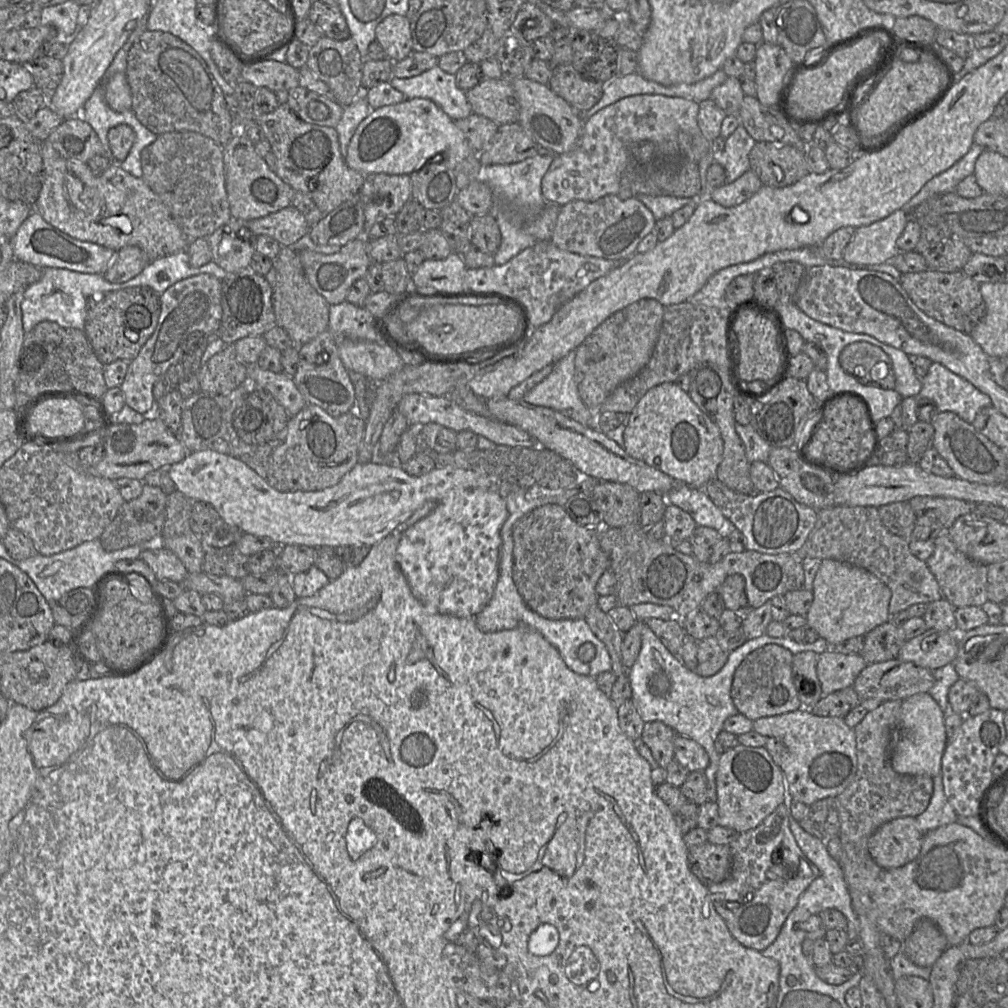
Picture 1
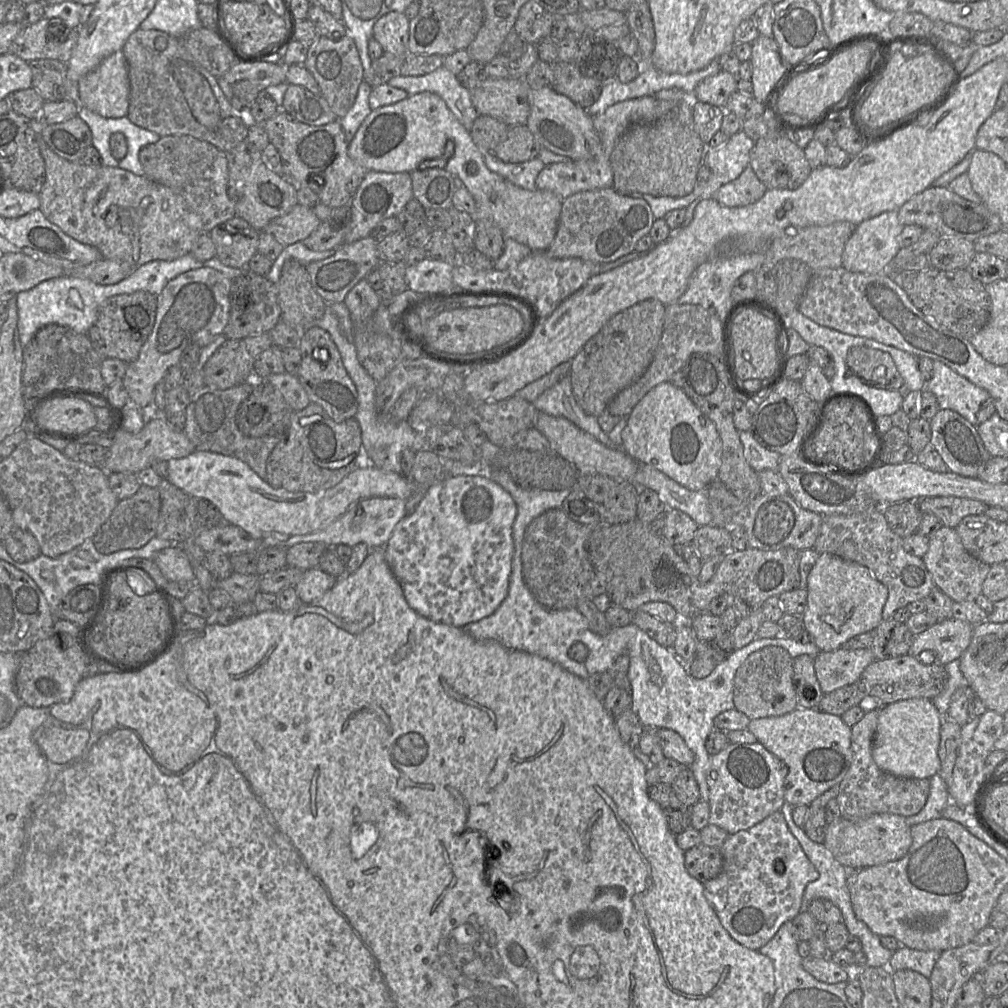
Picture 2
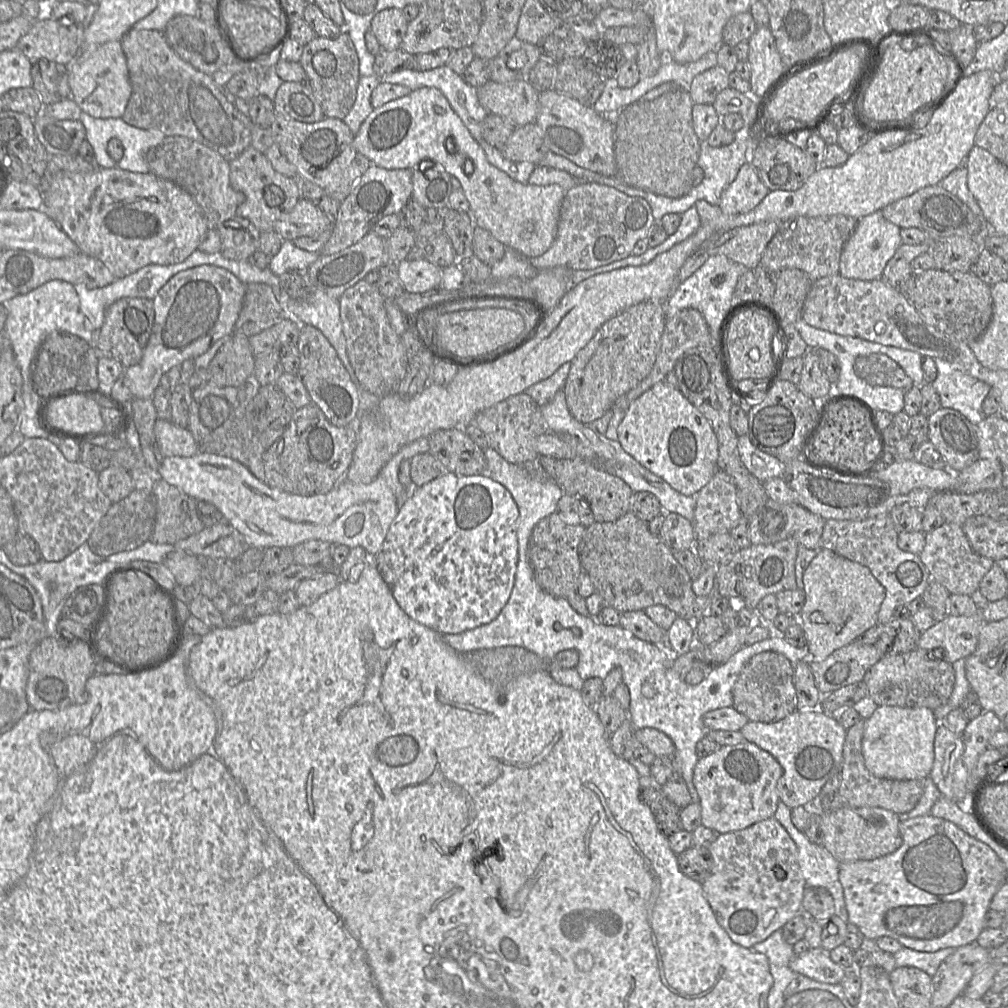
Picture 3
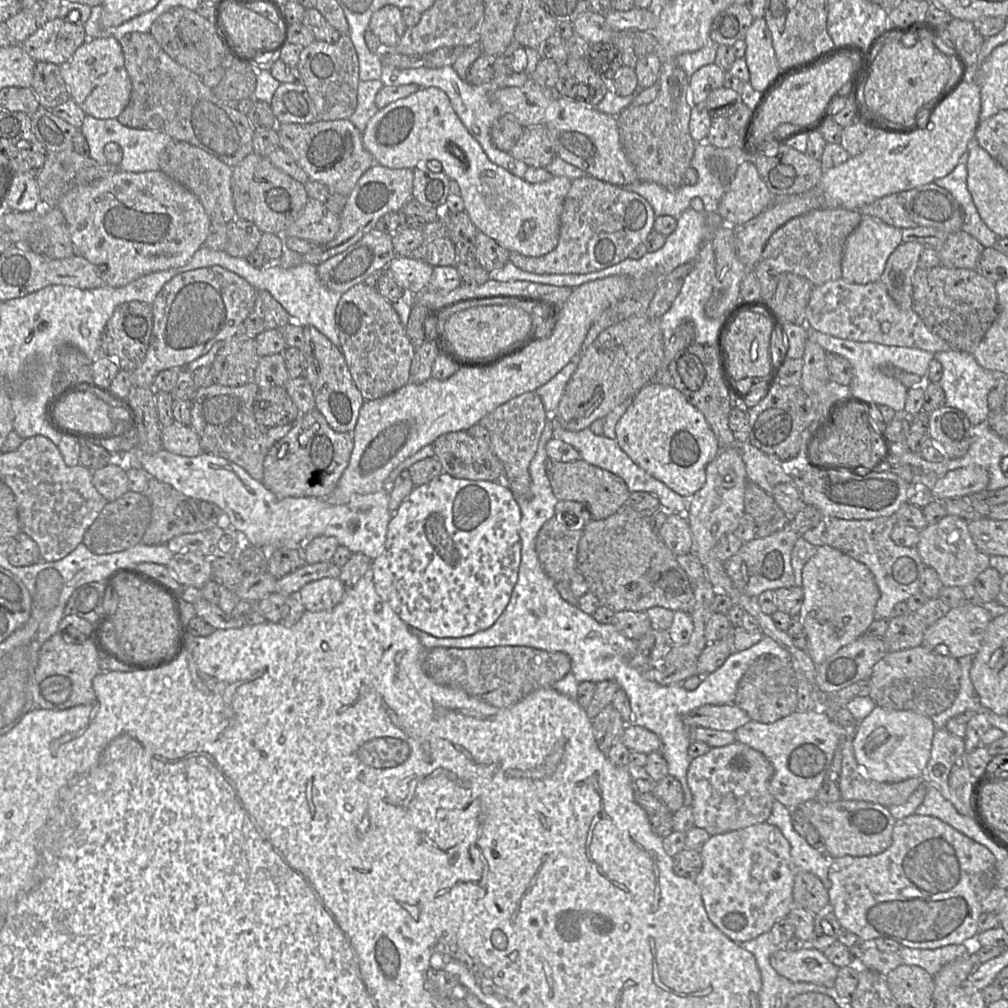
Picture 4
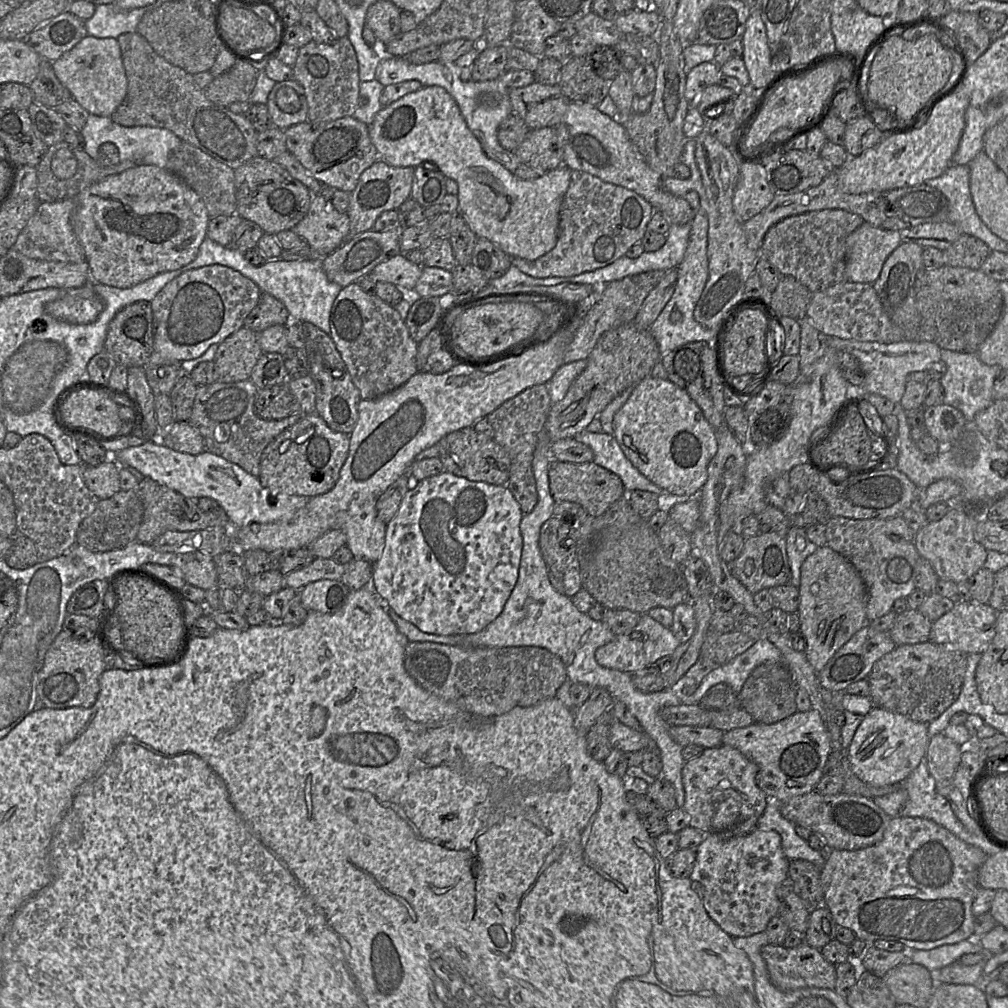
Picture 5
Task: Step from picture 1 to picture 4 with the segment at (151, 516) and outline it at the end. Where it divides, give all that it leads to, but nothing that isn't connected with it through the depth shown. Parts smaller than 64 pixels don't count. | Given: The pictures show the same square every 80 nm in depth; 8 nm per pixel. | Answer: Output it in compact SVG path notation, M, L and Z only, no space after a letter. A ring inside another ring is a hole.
M128 491L104 506L96 520L86 530L82 543L98 555L110 555L127 550L141 543L150 520L151 504L147 496L144 493Z

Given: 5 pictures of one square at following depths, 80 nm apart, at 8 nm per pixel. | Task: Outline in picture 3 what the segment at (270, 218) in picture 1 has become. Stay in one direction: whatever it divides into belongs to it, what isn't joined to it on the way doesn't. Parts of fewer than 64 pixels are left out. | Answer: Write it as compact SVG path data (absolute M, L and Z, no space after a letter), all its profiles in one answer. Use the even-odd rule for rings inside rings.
M301 198L290 213L275 223L274 231L283 240L293 241L319 235L332 227L333 221L314 202Z

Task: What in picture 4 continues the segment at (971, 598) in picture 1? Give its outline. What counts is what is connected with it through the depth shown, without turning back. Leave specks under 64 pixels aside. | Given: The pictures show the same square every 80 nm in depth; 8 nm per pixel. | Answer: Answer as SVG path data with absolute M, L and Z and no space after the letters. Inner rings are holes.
M946 515L936 524L928 524L921 529L916 545L918 554L925 566L933 568L943 586L963 588L971 585L976 577L989 566L990 556L979 551L968 530L968 521Z

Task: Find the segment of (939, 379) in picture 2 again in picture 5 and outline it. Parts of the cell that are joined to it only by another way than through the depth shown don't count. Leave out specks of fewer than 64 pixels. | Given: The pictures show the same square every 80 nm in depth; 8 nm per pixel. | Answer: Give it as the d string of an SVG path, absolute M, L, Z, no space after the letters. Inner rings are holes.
M941 349L941 360L946 365L946 372L939 380L944 389L943 404L961 411L967 423L973 425L975 416L992 404L994 380L1003 369L998 365L984 364L977 353Z

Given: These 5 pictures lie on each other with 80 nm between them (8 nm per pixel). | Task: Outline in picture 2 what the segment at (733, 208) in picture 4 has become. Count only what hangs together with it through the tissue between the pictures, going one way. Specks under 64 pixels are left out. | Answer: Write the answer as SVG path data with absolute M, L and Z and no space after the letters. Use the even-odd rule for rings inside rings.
M749 165L737 179L721 186L714 199L725 207L743 207L760 200L767 190Z

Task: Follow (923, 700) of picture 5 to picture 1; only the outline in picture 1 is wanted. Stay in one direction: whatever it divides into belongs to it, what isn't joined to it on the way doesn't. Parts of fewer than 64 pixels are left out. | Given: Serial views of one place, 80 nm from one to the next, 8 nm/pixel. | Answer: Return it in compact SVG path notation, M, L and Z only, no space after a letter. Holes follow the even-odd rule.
M891 659L867 664L852 687L861 701L903 701L919 693L929 693L934 683L933 670L912 662Z

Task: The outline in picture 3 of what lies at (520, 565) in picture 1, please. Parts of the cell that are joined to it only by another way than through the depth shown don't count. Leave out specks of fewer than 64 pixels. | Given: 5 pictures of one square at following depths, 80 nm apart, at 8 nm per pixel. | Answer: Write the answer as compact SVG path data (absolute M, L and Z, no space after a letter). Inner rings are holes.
M555 511L541 519L533 528L528 543L528 560L538 586L546 593L566 598L577 594L579 578L583 572L579 545L586 527L566 524Z

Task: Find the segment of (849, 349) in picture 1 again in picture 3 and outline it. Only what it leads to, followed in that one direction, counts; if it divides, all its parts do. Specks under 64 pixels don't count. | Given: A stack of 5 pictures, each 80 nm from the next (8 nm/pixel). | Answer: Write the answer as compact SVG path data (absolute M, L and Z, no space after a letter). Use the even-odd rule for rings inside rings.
M881 353L858 356L854 362L855 373L870 384L903 388L914 386L913 380L893 359Z

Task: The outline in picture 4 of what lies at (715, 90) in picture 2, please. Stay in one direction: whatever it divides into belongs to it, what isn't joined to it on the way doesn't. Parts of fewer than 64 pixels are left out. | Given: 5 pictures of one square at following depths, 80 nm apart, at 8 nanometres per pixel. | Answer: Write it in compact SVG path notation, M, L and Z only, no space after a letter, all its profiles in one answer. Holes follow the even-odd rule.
M716 63L705 65L695 71L689 78L692 105L704 104L713 90L723 87L725 72Z

